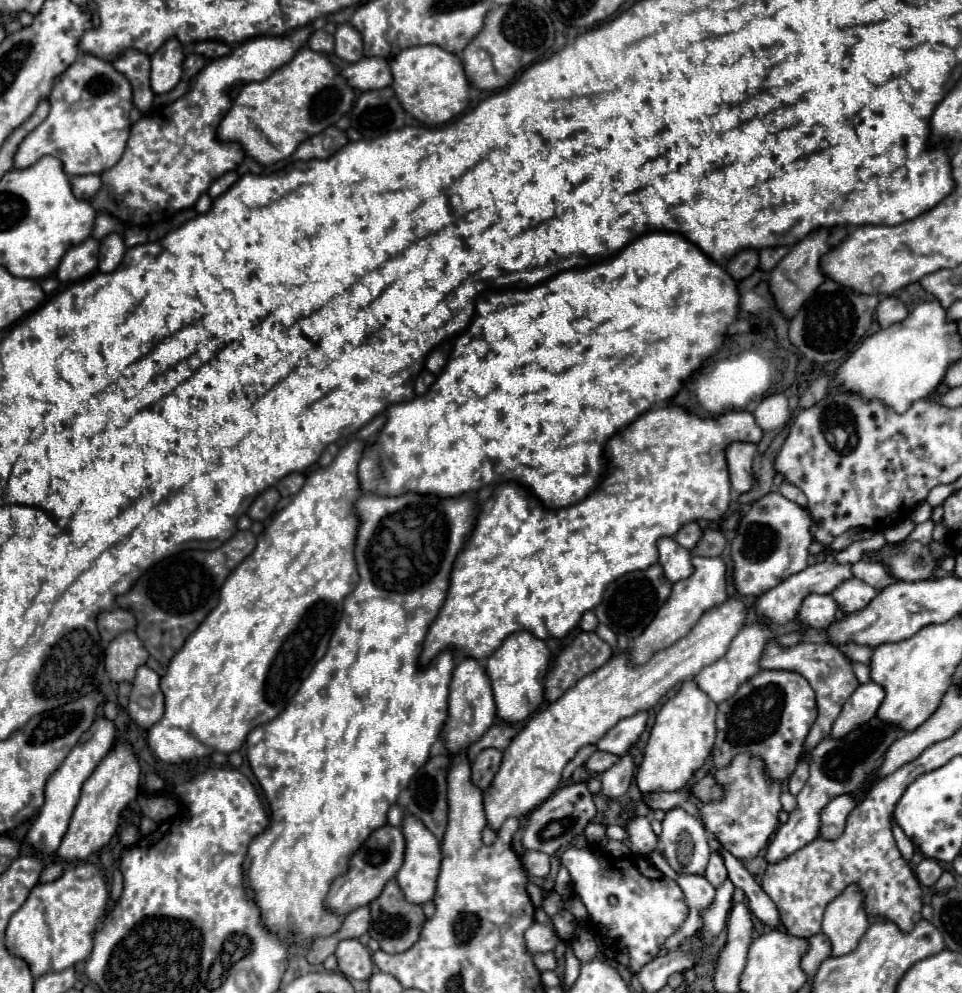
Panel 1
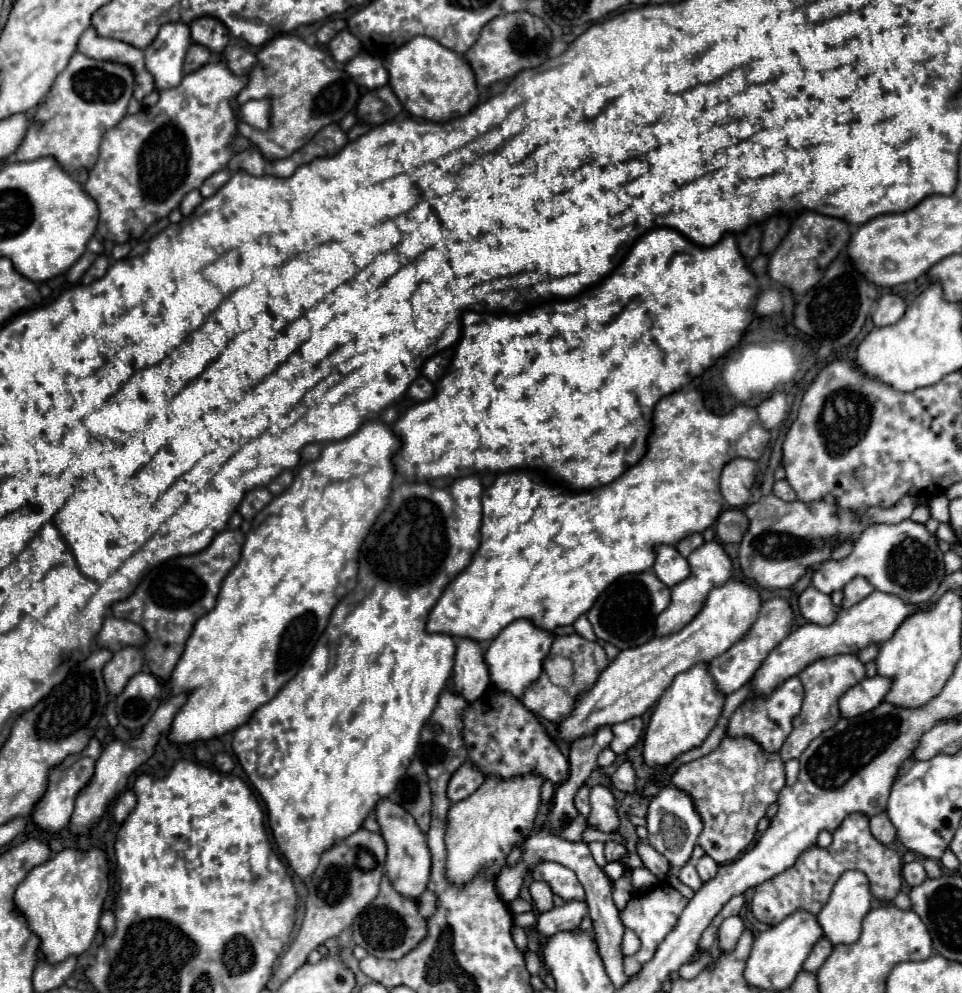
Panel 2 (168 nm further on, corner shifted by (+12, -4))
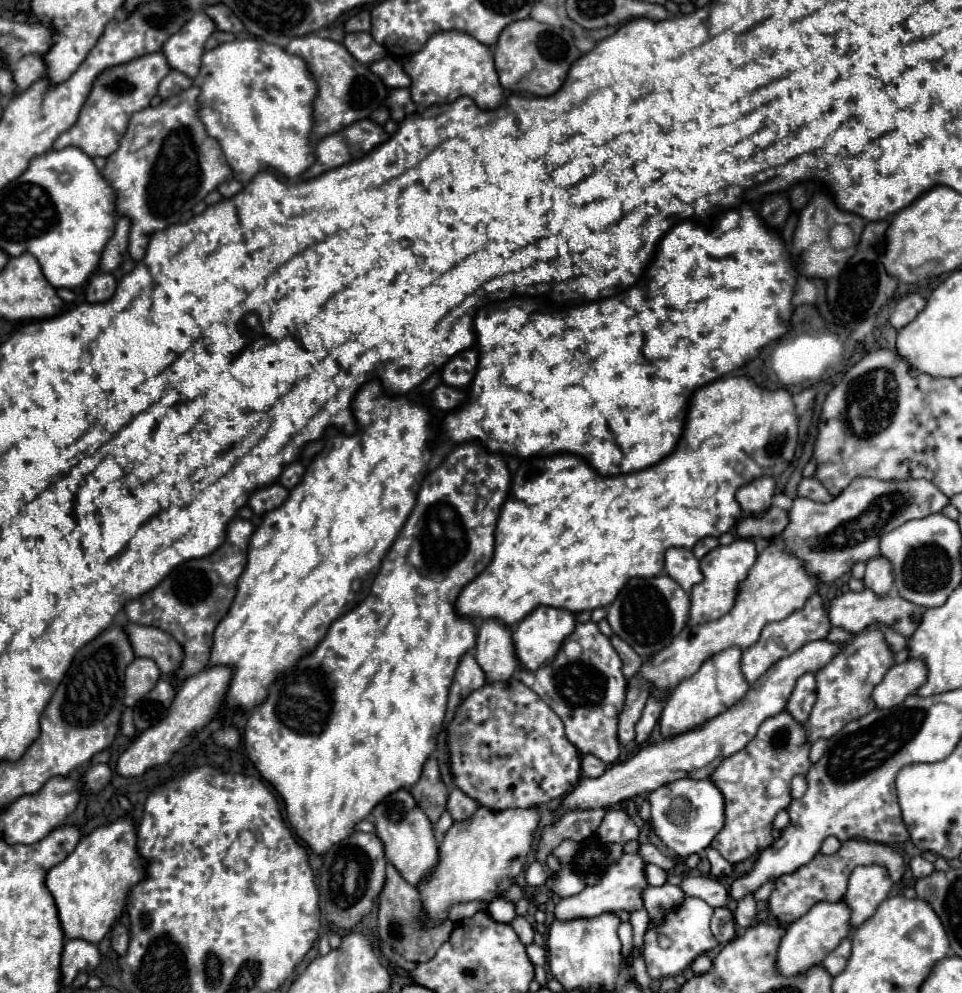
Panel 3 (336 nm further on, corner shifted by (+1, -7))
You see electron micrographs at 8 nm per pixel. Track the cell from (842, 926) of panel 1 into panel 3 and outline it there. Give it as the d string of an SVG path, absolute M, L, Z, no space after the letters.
M861 865L849 875L845 901L851 905L851 925L859 927L889 895L893 881L883 865Z

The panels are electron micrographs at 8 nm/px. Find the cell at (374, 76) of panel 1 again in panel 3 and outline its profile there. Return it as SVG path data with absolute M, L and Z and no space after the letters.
M389 57L389 61L381 59L381 61L371 63L371 71L375 71L375 75L379 75L387 87L409 87L411 85L411 79L403 71L401 61L393 57Z

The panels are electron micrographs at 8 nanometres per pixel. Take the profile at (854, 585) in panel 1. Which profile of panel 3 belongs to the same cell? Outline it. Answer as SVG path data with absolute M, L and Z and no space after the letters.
M881 555L867 561L867 571L863 577L863 583L867 589L875 591L877 595L885 595L893 589L893 581L895 581L895 575L893 575L891 561L887 557Z

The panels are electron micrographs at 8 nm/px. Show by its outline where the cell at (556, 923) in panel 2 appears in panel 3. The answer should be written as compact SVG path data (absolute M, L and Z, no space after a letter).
M623 853L623 857L619 859L619 863L611 865L603 877L599 879L597 885L587 885L579 895L573 897L565 897L557 903L555 907L555 919L561 921L571 921L571 919L591 919L597 917L605 911L639 911L643 909L643 887L649 887L647 877L645 877L645 859L641 855L629 855Z

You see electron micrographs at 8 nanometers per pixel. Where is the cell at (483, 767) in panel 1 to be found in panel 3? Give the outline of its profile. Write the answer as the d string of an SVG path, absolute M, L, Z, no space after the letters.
M457 787L451 789L449 801L447 801L447 811L453 817L453 821L469 819L475 813L475 809L477 809L477 803L471 797L467 797L465 793L461 793Z

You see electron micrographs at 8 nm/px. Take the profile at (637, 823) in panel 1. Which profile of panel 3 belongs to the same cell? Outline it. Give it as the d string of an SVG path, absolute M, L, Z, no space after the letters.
M685 875L681 889L689 897L699 897L705 903L709 903L711 907L727 907L727 903L729 903L729 891L719 881L713 881L709 877Z

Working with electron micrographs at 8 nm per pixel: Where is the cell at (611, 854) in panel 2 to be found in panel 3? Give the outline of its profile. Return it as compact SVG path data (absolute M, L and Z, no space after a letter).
M647 865L647 881L649 881L649 885L659 887L659 885L667 883L667 873L657 865Z

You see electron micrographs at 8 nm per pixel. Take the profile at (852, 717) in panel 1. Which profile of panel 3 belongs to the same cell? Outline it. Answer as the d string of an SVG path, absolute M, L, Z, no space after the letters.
M907 659L885 673L883 681L873 691L873 699L879 709L891 709L913 695L925 681L927 667L923 659Z

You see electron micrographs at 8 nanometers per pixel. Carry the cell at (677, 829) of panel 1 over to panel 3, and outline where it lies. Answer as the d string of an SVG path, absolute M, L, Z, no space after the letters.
M679 779L649 793L651 825L657 837L679 857L703 851L725 825L725 799L711 779Z

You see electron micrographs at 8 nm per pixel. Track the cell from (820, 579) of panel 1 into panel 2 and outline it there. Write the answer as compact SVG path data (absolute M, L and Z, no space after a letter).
M904 520L900 524L872 524L854 542L850 556L820 564L820 568L812 574L812 584L824 594L832 594L842 590L848 580L856 576L864 576L876 590L896 594L912 604L920 604L930 600L944 578L942 550L938 548L938 540L928 534L924 524L916 524L912 520Z

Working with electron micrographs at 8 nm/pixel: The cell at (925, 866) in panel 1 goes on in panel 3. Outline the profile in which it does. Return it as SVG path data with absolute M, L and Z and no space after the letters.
M923 855L911 857L909 867L911 867L911 871L913 871L913 877L917 877L917 879L919 879L919 877L927 877L927 875L933 873L933 863L929 863L927 859L923 859Z

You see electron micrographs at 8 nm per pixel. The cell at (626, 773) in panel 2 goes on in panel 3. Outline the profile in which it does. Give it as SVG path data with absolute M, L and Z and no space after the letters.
M585 755L581 759L581 775L585 775L585 777L599 777L599 775L603 775L605 769L607 769L607 765L601 759L597 759L595 755Z

